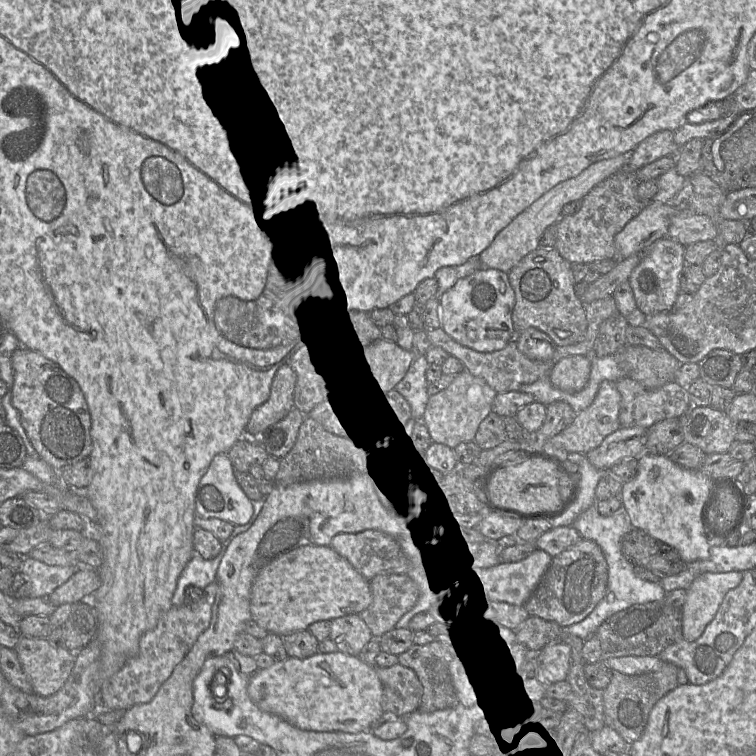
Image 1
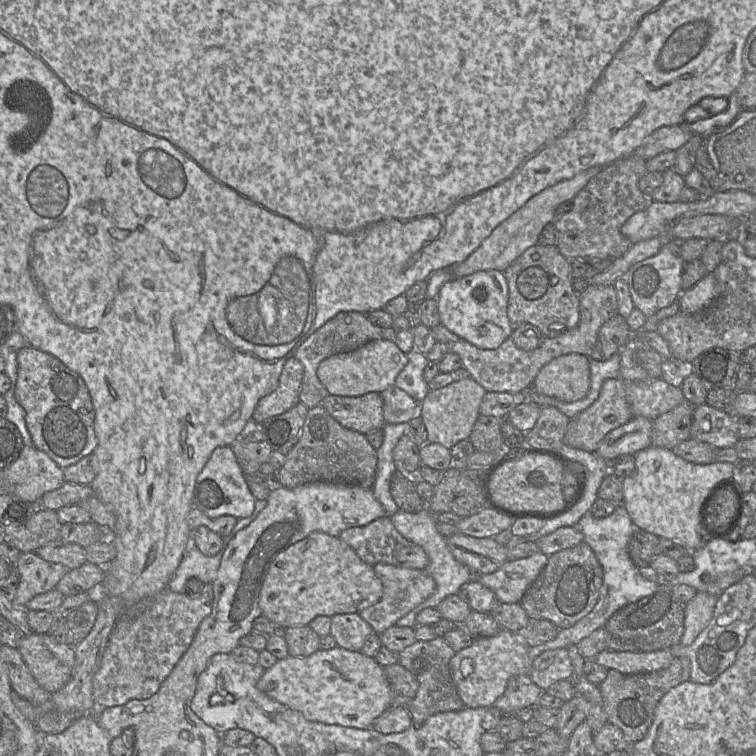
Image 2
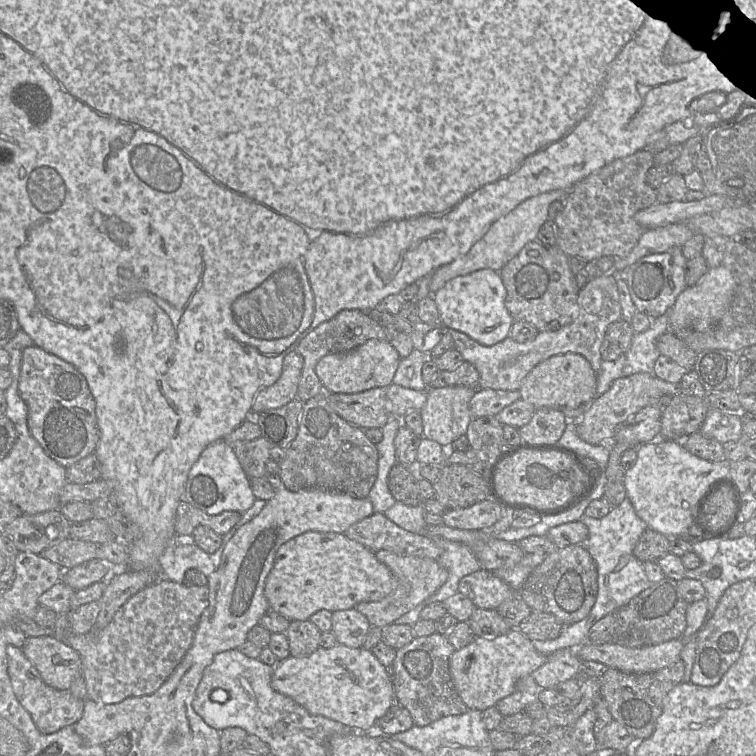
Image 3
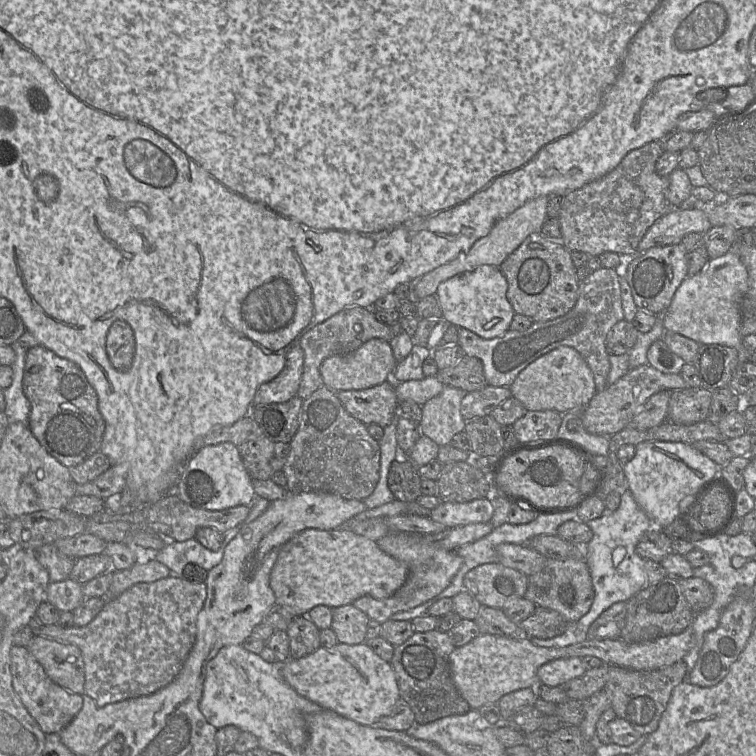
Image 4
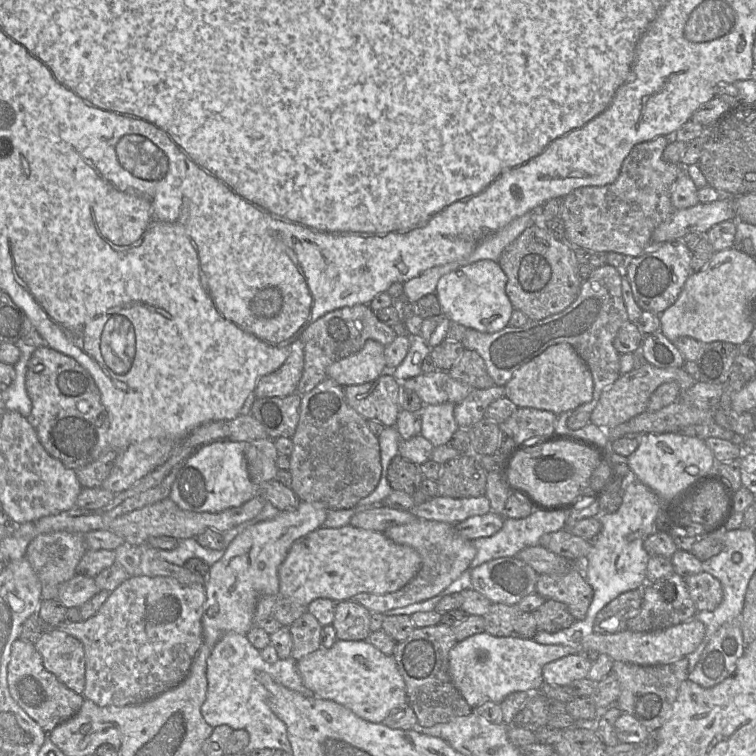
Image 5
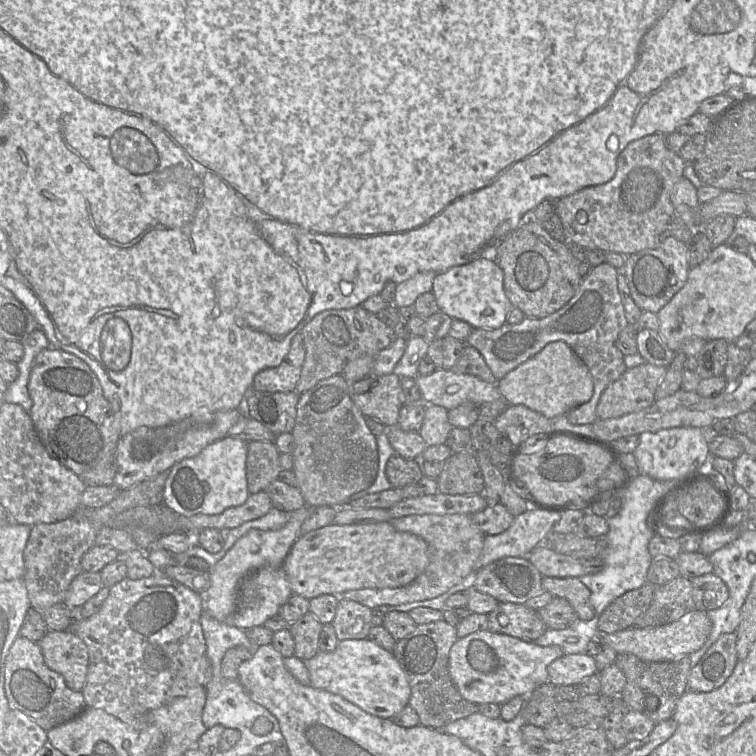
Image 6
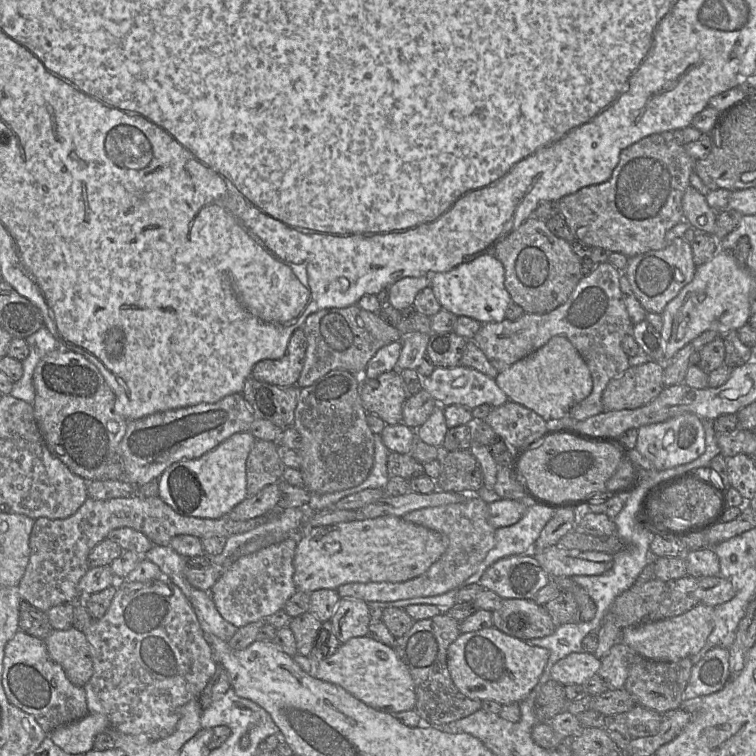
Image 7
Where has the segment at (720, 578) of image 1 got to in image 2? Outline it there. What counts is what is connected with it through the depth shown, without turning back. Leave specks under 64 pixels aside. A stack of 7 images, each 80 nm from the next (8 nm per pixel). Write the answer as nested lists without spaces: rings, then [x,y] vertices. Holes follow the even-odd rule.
[[[697,592],[685,606],[684,634],[680,644],[691,645],[709,624],[719,596]]]

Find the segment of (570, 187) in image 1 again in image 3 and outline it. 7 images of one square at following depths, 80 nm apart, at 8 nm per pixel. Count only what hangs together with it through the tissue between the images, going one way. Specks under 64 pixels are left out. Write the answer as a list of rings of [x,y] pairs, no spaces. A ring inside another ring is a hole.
[[[551,190],[528,198],[508,214],[495,221],[485,235],[466,254],[433,272],[429,285],[431,295],[455,277],[481,269],[492,269],[499,272],[528,242],[537,238],[541,226],[548,220],[550,204],[559,199],[566,199],[569,191]]]

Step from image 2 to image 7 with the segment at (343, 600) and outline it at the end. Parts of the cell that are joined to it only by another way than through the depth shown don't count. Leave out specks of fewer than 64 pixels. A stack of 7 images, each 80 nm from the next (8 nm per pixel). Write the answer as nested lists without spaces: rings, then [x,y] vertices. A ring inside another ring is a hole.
[[[380,516],[351,522],[310,527],[298,537],[293,559],[293,581],[297,590],[311,593],[351,582],[404,582],[426,572],[447,548],[446,539],[427,527],[397,516]]]

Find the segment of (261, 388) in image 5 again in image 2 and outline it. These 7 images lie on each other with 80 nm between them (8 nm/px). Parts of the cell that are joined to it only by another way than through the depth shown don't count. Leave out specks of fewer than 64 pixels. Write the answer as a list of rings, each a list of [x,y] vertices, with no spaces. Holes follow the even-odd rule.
[[[295,356],[289,358],[283,366],[277,388],[259,400],[252,415],[252,421],[255,424],[261,424],[299,403],[303,374],[303,364]]]

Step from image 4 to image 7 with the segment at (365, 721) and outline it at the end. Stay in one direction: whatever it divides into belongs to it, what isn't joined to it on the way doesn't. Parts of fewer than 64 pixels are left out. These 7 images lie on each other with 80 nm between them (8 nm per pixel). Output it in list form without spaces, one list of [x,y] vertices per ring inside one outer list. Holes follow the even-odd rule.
[[[369,636],[353,637],[337,651],[314,665],[313,676],[343,687],[368,706],[391,714],[415,708],[414,681],[395,650]]]

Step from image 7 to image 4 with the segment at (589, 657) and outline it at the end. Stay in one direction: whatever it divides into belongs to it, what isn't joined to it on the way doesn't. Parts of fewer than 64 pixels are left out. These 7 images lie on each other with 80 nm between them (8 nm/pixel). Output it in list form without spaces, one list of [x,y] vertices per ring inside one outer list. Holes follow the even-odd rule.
[[[570,657],[547,662],[538,669],[537,675],[540,684],[557,687],[574,678],[581,678],[586,671],[582,658]]]

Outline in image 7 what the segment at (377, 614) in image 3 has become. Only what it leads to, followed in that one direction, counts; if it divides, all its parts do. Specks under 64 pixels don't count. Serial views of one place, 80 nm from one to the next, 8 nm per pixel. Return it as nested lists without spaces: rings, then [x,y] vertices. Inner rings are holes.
[[[477,495],[467,499],[464,502],[453,503],[438,507],[428,507],[414,510],[405,514],[402,518],[406,521],[415,523],[432,529],[441,534],[447,541],[447,548],[440,558],[434,562],[431,567],[423,574],[404,582],[351,582],[337,588],[340,598],[357,598],[365,602],[390,602],[416,597],[437,596],[457,588],[462,582],[472,576],[481,562],[485,559],[488,552],[494,547],[496,529],[492,527],[487,520],[488,503]]]

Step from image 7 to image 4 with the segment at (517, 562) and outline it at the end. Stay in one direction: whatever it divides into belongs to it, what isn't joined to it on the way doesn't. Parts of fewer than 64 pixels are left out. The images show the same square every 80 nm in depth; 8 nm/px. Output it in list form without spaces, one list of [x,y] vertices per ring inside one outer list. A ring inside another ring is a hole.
[[[497,561],[471,569],[464,577],[463,591],[471,594],[482,606],[505,609],[510,602],[525,597],[527,585],[527,575]]]

